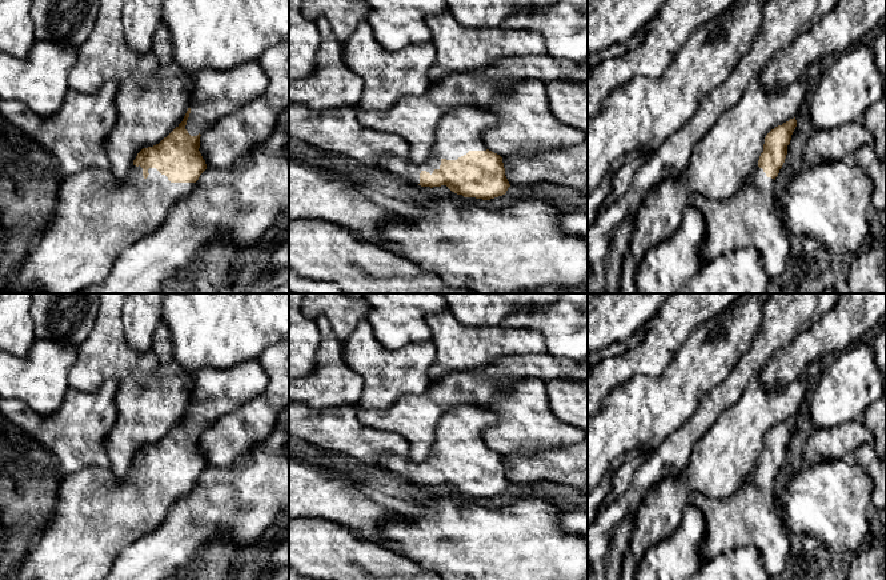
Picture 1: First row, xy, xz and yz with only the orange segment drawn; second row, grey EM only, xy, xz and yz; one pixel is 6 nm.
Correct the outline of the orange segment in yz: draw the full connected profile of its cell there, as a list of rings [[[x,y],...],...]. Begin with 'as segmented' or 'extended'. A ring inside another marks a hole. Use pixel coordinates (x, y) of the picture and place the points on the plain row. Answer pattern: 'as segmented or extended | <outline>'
extended | [[[794,416],[766,433],[758,467],[735,493],[713,499],[691,492],[689,503],[698,507],[706,519],[706,535],[699,549],[705,560],[753,545],[771,579],[790,571],[791,540],[775,512],[775,476],[785,461],[795,425]]]

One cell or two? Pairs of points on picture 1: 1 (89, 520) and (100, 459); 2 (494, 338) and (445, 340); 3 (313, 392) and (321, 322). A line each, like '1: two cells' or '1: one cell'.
1: two cells
2: one cell
3: one cell

